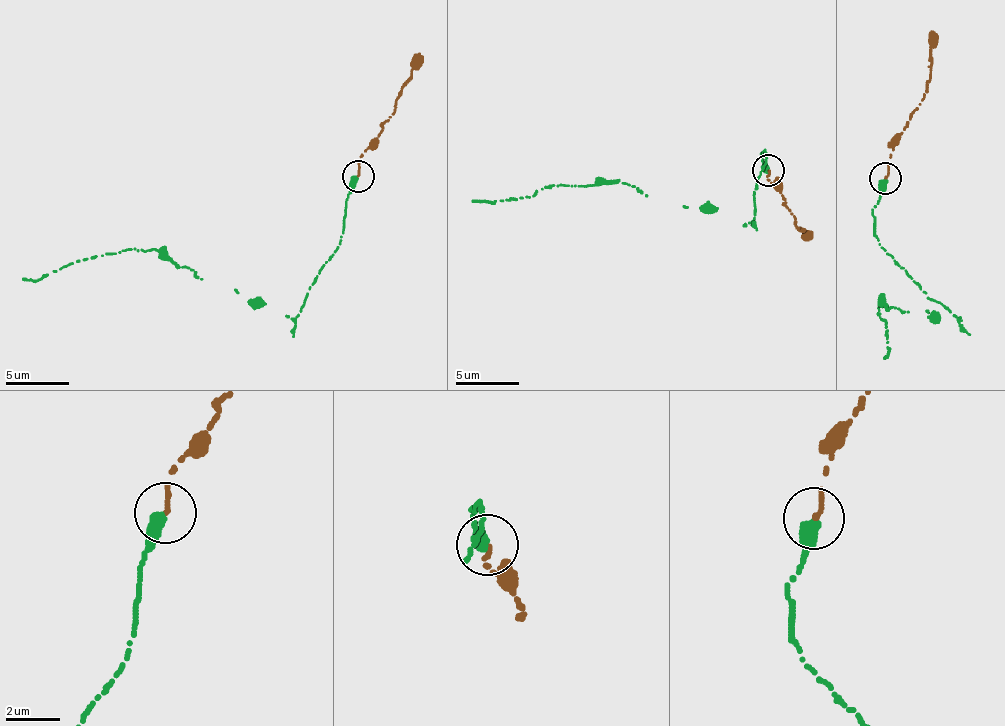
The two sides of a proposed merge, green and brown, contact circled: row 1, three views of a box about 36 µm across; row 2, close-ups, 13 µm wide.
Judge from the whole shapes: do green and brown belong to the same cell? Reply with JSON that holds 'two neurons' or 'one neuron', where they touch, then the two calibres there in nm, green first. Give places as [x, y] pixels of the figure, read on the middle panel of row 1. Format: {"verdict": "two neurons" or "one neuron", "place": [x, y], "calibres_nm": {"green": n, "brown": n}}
{"verdict": "one neuron", "place": [768, 170], "calibres_nm": {"green": 440, "brown": 160}}

